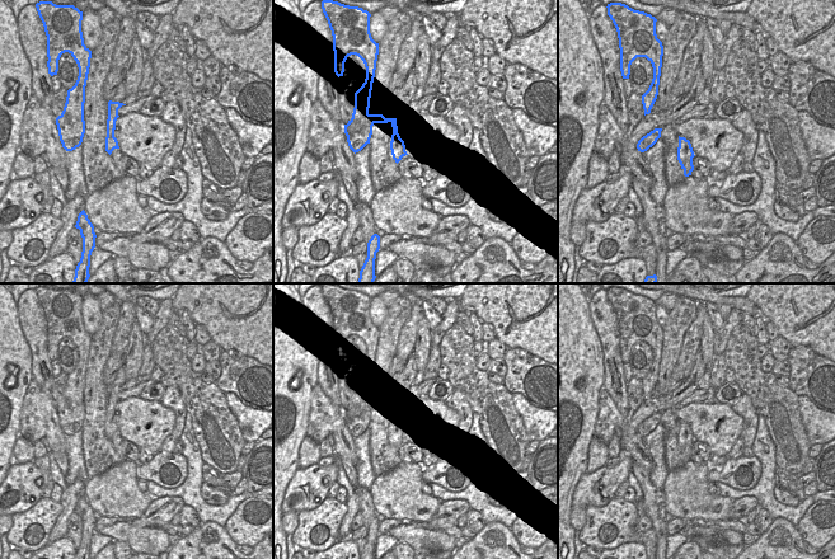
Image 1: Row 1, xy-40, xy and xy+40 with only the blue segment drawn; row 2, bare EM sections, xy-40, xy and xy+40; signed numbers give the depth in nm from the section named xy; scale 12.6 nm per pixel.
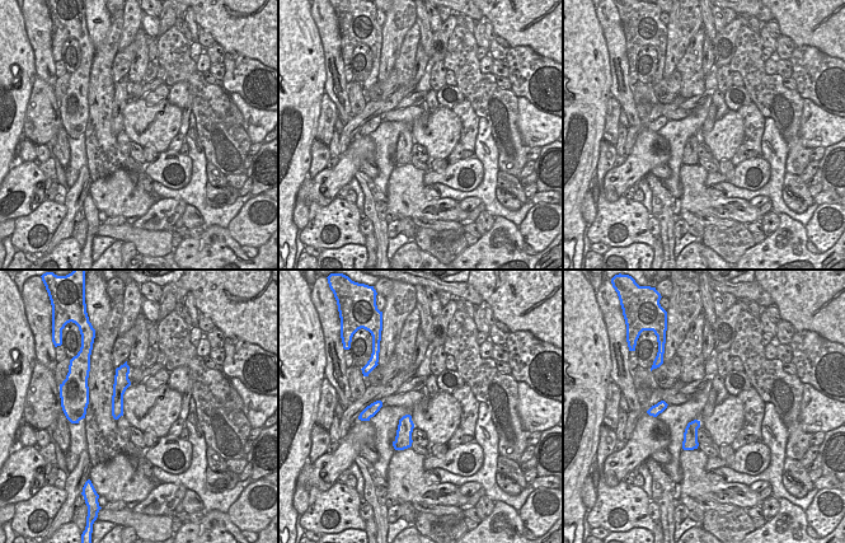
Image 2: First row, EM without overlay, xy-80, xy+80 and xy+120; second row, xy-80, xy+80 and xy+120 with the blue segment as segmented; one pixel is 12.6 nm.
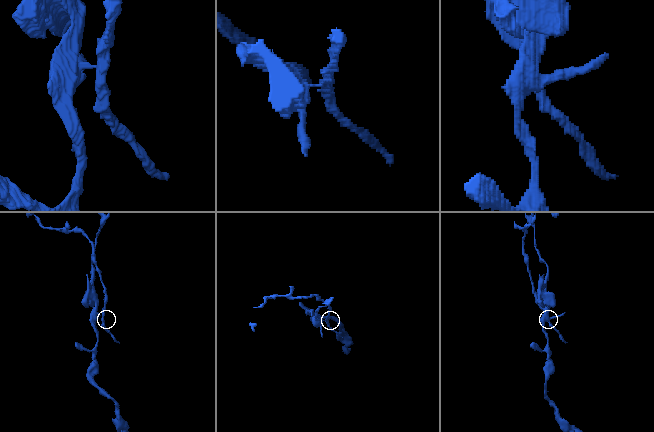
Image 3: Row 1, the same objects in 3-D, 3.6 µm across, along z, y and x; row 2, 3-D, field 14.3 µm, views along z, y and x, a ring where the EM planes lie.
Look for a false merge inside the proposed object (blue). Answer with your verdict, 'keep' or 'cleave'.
cleave

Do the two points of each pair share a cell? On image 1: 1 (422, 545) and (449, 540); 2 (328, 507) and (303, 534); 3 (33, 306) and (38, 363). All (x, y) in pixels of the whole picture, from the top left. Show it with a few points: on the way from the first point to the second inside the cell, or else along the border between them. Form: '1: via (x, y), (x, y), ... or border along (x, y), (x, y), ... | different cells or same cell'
1: via (428, 541), (442, 541) | same cell
2: via (323, 513), (309, 527) | same cell
3: via (33, 320), (38, 350) | same cell

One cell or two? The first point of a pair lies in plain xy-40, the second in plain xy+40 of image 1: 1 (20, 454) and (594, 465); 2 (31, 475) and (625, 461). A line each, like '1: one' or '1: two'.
1: one
2: one

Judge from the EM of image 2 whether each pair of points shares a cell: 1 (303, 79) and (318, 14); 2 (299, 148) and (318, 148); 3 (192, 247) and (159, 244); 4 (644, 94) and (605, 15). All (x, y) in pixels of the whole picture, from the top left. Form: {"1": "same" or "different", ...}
{"1": "different", "2": "different", "3": "different", "4": "different"}

